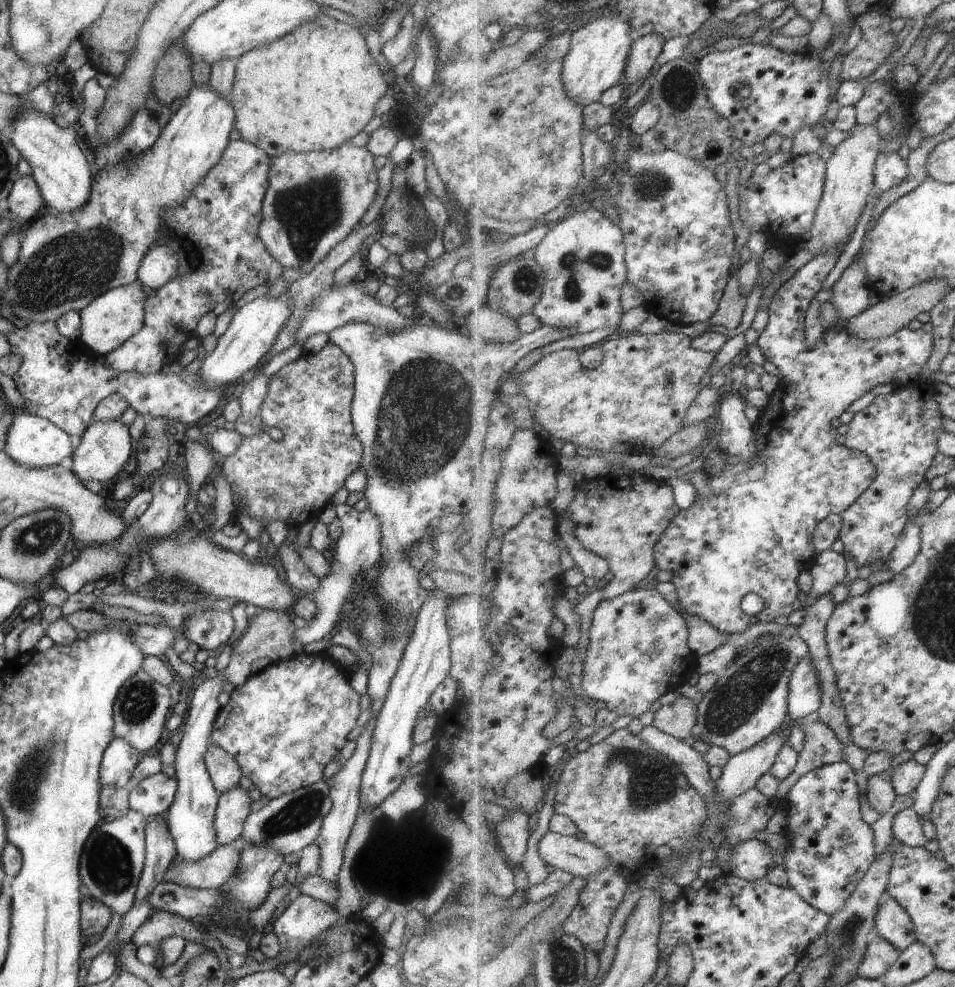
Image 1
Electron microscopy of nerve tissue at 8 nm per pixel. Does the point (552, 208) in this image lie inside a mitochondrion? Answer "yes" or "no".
no

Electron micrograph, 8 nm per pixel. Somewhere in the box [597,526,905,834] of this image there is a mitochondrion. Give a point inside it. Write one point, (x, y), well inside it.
(735, 703)

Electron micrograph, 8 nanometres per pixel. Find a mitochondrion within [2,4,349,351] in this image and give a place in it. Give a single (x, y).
(72, 266)

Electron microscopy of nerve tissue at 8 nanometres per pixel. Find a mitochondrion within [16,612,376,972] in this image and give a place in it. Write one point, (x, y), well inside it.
(108, 862)

